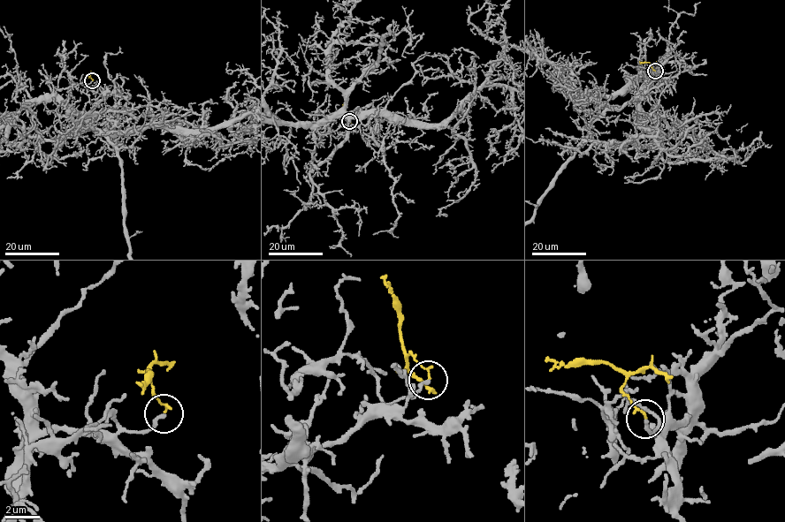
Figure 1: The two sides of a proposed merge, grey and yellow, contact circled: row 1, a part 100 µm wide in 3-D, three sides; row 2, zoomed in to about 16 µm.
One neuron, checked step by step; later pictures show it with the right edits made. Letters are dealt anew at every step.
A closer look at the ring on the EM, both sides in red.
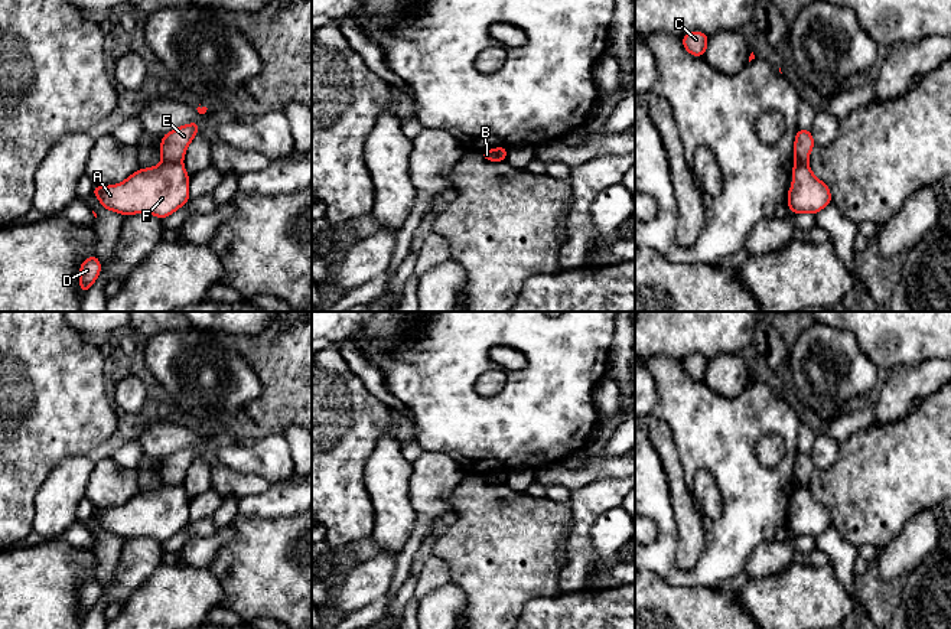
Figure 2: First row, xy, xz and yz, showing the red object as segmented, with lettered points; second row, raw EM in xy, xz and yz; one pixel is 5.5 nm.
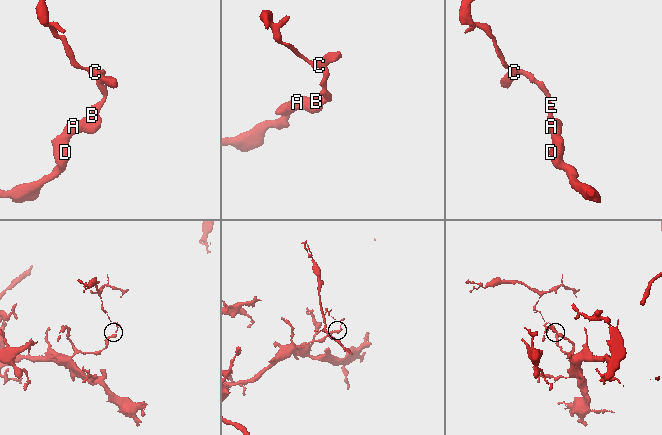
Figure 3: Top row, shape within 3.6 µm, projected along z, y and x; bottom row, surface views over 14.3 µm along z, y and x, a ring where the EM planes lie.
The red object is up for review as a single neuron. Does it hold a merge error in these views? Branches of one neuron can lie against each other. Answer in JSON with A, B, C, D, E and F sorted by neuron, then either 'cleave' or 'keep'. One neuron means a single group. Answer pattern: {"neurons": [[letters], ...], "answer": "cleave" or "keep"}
{"neurons": [["A", "B", "D", "F"], ["C", "E"]], "answer": "cleave"}

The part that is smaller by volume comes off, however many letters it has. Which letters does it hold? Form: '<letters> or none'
C, E

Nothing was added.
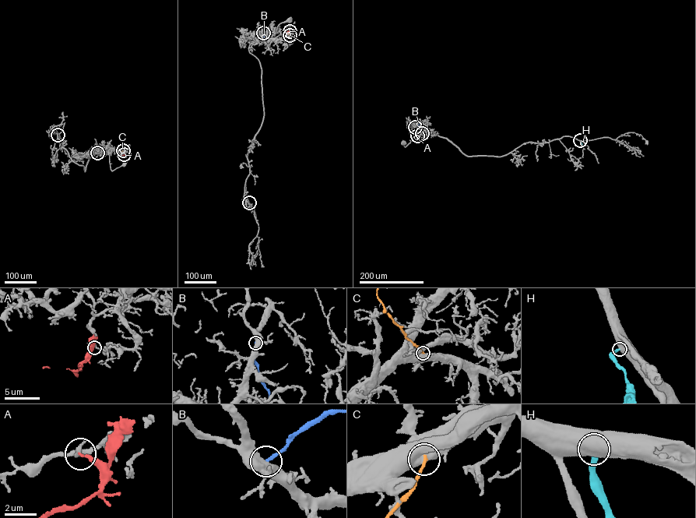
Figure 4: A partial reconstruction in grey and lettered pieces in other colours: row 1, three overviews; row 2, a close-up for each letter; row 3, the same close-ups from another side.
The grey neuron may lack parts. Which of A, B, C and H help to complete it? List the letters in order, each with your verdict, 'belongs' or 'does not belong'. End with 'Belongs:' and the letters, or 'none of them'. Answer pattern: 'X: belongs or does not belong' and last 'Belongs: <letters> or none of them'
A: does not belong
B: does not belong
C: does not belong
H: belongs
Belongs: H

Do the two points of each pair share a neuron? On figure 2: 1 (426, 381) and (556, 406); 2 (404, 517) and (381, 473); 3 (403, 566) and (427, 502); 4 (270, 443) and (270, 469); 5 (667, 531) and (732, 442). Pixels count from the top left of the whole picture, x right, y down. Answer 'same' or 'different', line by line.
1: same
2: same
3: same
4: same
5: same

